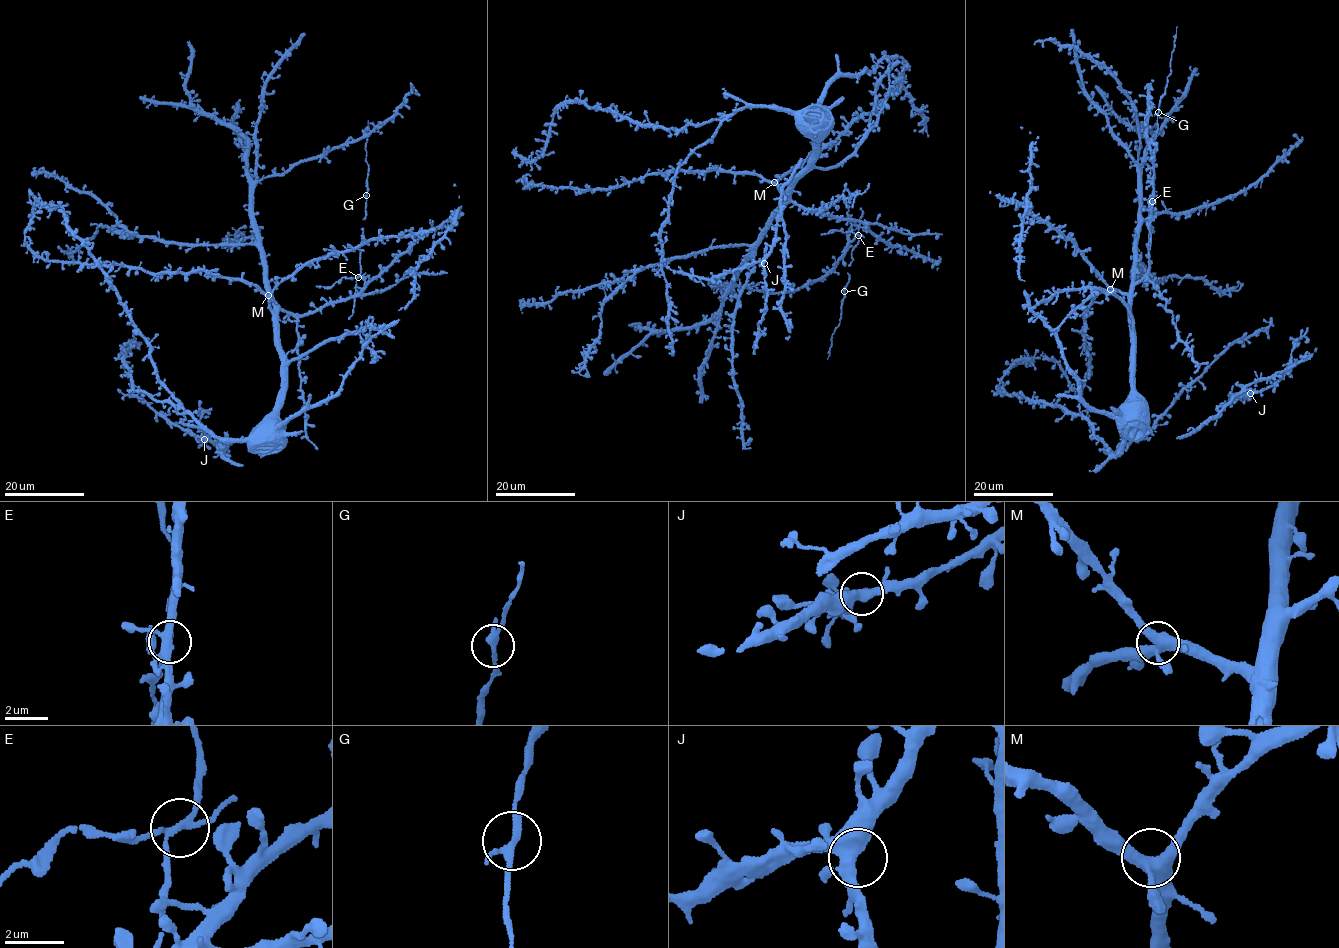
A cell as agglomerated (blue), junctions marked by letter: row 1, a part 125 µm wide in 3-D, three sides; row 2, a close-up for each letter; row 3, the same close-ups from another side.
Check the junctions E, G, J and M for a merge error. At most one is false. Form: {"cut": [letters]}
{"cut": ["E"]}

